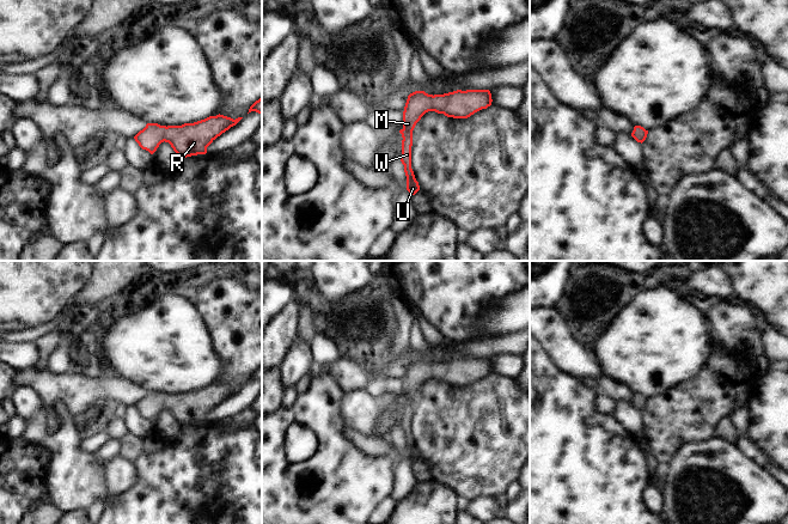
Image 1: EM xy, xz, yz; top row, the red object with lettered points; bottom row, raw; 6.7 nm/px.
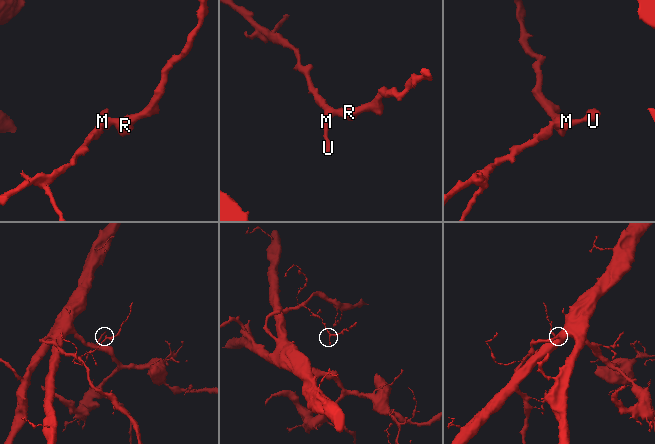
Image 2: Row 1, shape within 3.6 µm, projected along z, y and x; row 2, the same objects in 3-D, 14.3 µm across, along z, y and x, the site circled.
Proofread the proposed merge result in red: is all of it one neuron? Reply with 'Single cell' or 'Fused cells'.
Single cell

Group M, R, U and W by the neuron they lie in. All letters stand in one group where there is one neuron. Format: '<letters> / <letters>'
M R U W

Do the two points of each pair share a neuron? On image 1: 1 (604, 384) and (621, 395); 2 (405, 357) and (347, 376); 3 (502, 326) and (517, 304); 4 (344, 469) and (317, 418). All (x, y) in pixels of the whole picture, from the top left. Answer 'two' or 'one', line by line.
1: one
2: one
3: one
4: one

